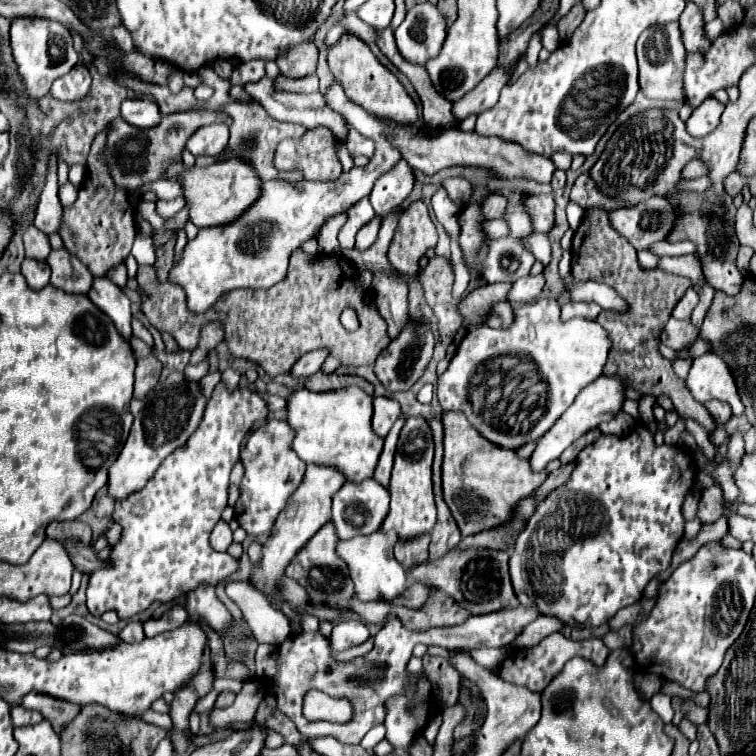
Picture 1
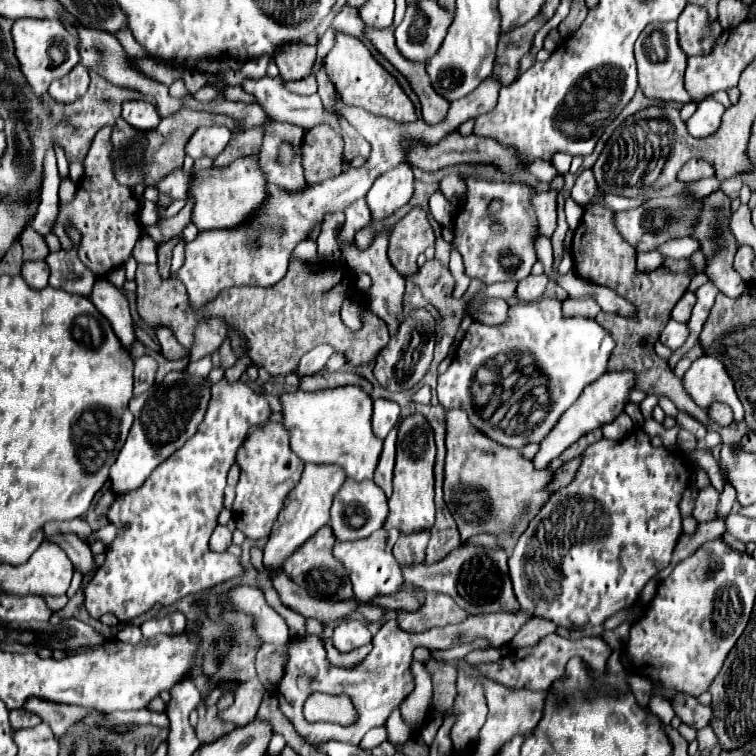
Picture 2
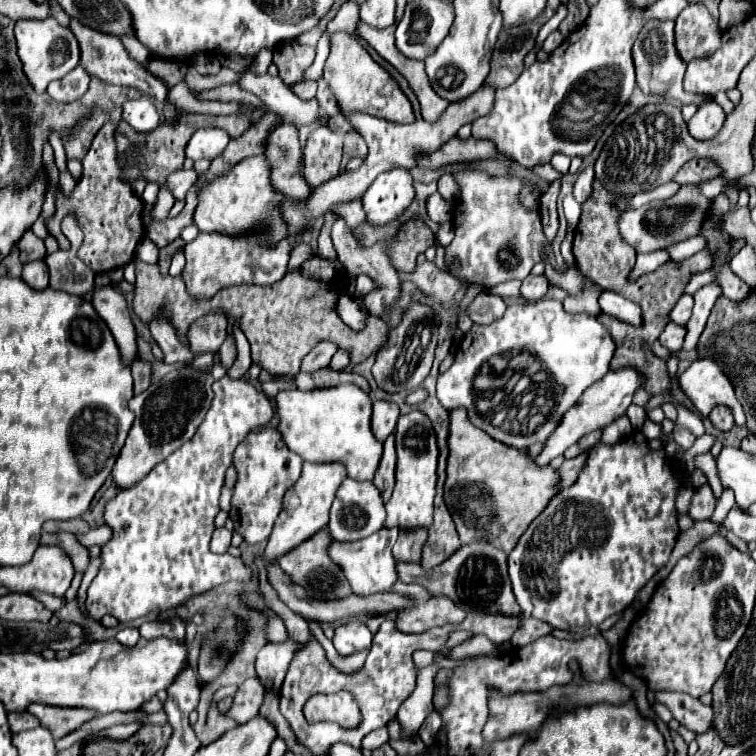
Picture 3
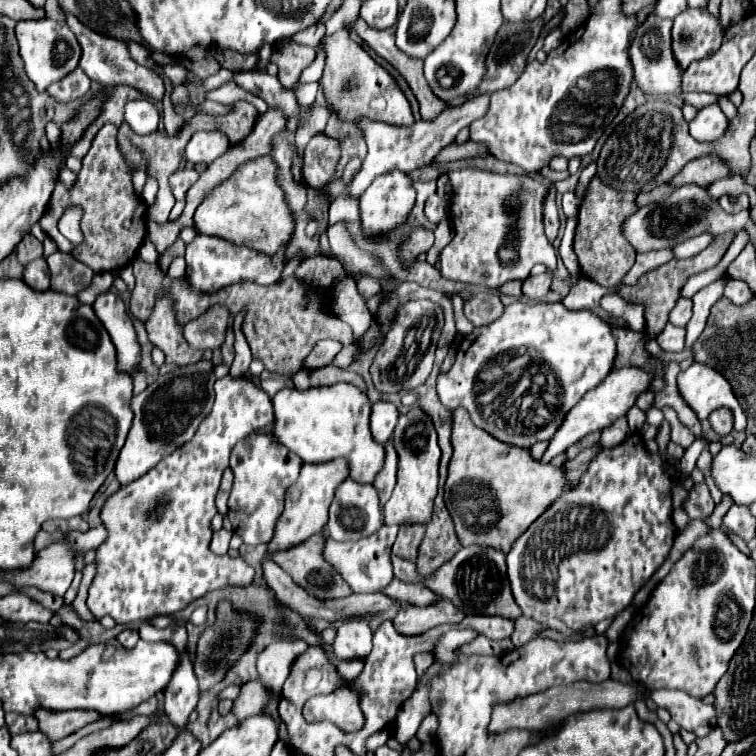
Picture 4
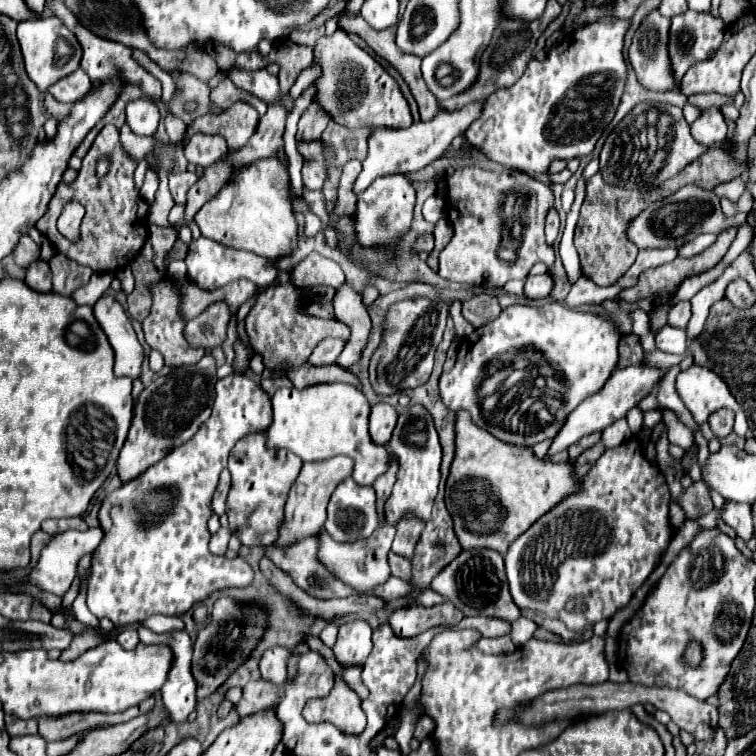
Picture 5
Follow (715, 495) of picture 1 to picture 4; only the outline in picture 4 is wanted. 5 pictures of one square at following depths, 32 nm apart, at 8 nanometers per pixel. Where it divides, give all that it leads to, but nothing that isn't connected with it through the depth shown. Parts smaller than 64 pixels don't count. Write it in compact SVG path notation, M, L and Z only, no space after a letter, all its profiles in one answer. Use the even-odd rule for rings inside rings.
M696 484L690 488L690 496L686 502L686 514L692 520L706 520L714 510L714 500L706 484Z

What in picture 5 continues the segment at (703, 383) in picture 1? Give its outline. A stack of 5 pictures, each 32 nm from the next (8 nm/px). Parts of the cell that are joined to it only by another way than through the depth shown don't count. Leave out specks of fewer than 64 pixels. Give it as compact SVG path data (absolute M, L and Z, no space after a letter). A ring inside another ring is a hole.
M692 364L688 370L680 372L676 378L676 390L684 406L692 412L698 424L706 422L708 416L720 408L730 408L736 414L734 430L738 436L748 434L746 414L732 396L728 384L712 370Z

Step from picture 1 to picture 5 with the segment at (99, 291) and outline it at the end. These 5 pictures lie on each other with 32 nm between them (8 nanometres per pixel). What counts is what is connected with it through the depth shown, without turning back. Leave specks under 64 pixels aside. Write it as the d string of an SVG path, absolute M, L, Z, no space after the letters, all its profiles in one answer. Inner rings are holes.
M110 294L102 296L94 304L94 316L100 322L100 326L104 328L108 342L114 348L116 376L138 378L140 364L144 360L144 350L136 338L132 322L130 322L126 310L122 308L122 304L116 302L116 298Z

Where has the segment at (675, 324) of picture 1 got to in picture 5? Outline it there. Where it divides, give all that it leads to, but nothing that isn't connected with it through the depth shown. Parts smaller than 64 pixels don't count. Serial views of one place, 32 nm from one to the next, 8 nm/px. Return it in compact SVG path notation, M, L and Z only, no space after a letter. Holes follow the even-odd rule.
M666 324L658 334L656 334L656 346L662 352L670 352L670 354L684 354L688 348L686 342L686 330L674 328L670 324Z

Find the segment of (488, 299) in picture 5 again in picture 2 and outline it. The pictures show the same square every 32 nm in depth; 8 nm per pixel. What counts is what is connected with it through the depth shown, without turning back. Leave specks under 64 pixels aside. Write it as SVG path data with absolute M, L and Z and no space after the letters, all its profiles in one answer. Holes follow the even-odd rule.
M486 300L484 308L480 312L474 314L474 318L482 324L488 324L488 326L498 326L498 324L504 324L508 320L508 302L504 300Z

